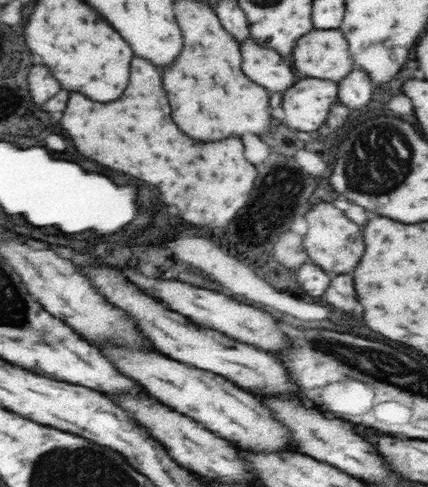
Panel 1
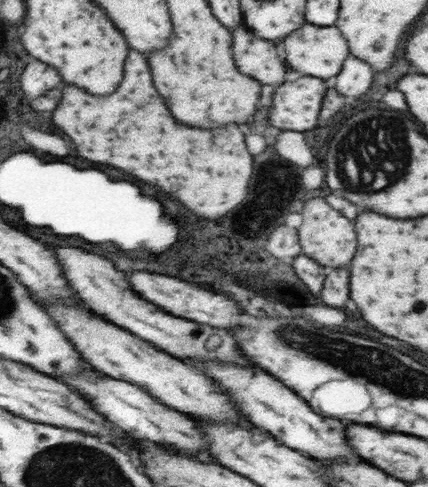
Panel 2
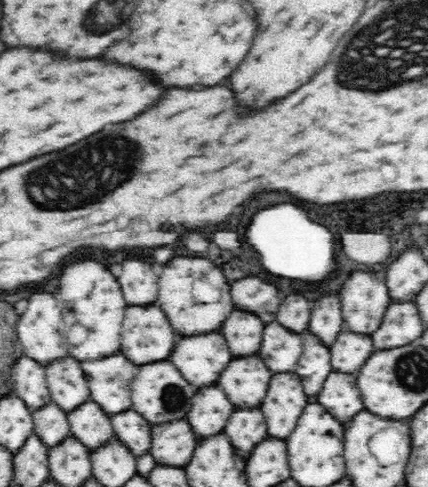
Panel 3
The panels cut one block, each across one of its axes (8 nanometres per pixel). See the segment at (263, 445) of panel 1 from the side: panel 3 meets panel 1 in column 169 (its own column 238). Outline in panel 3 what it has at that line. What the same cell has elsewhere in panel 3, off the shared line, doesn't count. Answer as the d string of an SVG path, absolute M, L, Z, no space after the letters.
M254 354L232 360L228 368L220 374L218 384L220 388L224 388L224 392L228 392L232 404L246 408L246 406L258 406L262 402L270 378L272 372L266 368L264 360L258 354Z

